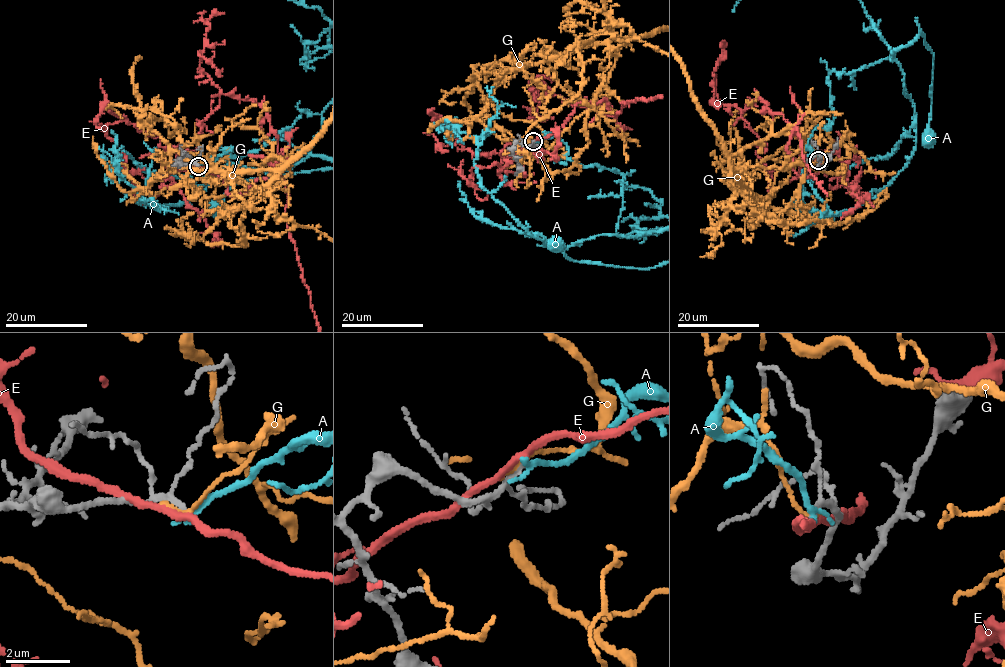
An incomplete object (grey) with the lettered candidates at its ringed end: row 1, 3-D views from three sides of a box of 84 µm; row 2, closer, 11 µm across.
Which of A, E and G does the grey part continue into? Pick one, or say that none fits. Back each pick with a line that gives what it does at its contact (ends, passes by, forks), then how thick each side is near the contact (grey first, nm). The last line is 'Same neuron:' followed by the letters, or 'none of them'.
Same neuron: none of them

